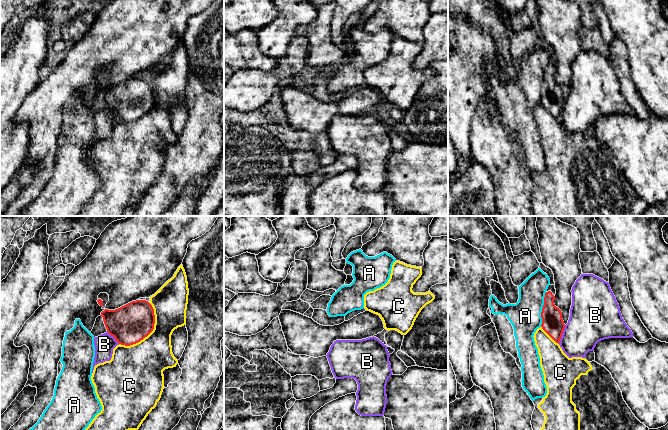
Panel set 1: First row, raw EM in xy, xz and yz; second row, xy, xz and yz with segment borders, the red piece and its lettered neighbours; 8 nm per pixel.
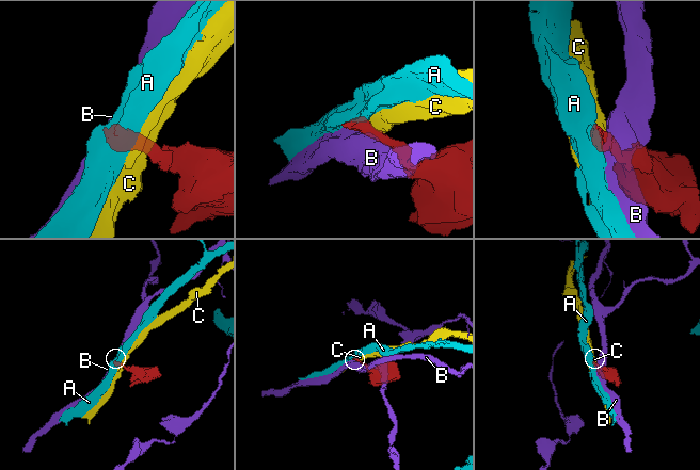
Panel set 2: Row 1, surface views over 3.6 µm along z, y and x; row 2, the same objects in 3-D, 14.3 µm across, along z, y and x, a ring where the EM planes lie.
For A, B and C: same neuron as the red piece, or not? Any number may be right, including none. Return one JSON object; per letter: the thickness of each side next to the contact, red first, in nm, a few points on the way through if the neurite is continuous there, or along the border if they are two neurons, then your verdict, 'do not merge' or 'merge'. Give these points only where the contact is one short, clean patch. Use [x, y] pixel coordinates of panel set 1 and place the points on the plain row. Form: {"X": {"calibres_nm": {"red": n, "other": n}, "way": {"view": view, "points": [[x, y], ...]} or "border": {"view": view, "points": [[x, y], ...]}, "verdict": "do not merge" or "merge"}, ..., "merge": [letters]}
{"A": {"calibres_nm": {"red": 180, "other": 260}, "border": {"view": "yz", "points": [[546, 68], [543, 74], [540, 102]]}, "verdict": "do not merge"}, "B": {"calibres_nm": {"red": 180, "other": 340}, "border": {"view": "yz", "points": [[565, 101], [558, 119]]}, "verdict": "do not merge"}, "C": {"calibres_nm": {"red": 320, "other": 340}, "verdict": "do not merge"}, "merge": []}

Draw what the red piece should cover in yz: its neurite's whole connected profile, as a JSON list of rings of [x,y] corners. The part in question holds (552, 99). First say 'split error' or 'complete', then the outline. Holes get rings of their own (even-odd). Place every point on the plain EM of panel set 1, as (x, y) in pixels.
split error | [[[549,61],[545,69],[544,81],[541,88],[541,103],[556,119],[559,120],[565,105],[565,100],[562,95],[561,86],[554,80],[555,70],[555,61]]]

